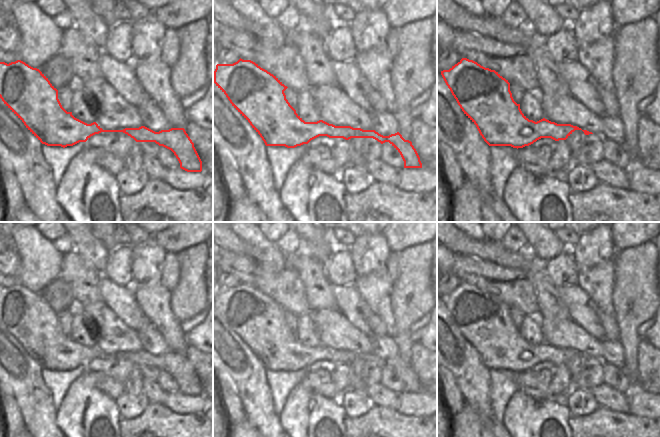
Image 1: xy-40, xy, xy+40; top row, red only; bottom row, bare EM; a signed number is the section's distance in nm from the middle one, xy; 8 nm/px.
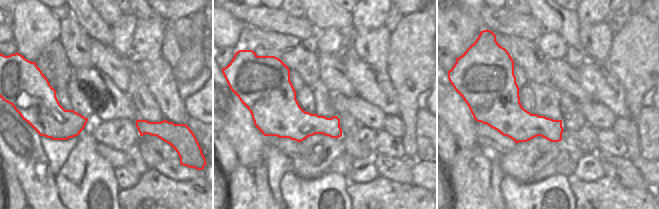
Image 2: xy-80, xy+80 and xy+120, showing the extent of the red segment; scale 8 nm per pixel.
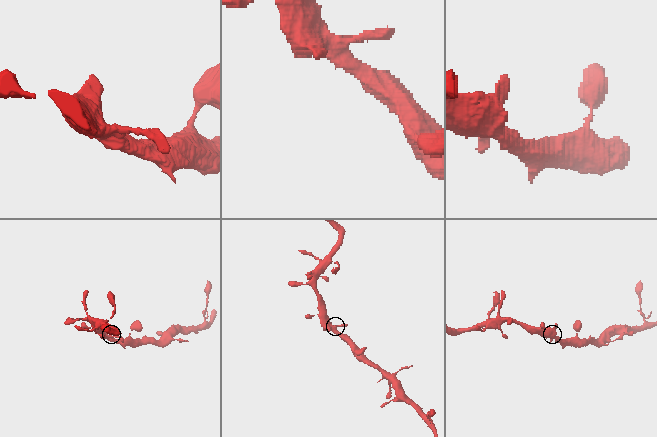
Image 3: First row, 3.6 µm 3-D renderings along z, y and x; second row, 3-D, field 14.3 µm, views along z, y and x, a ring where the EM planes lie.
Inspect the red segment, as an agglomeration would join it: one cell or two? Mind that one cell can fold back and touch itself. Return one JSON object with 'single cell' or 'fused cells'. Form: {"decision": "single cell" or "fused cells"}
{"decision": "single cell"}

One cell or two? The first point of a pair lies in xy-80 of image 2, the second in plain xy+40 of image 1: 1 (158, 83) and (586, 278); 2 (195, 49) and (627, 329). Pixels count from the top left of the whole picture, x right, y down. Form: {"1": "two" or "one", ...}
{"1": "one", "2": "one"}

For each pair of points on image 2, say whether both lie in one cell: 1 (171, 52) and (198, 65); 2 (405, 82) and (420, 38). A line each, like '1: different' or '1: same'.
1: different
2: same

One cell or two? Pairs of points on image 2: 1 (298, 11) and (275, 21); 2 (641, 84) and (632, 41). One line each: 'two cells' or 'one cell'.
1: two cells
2: one cell

